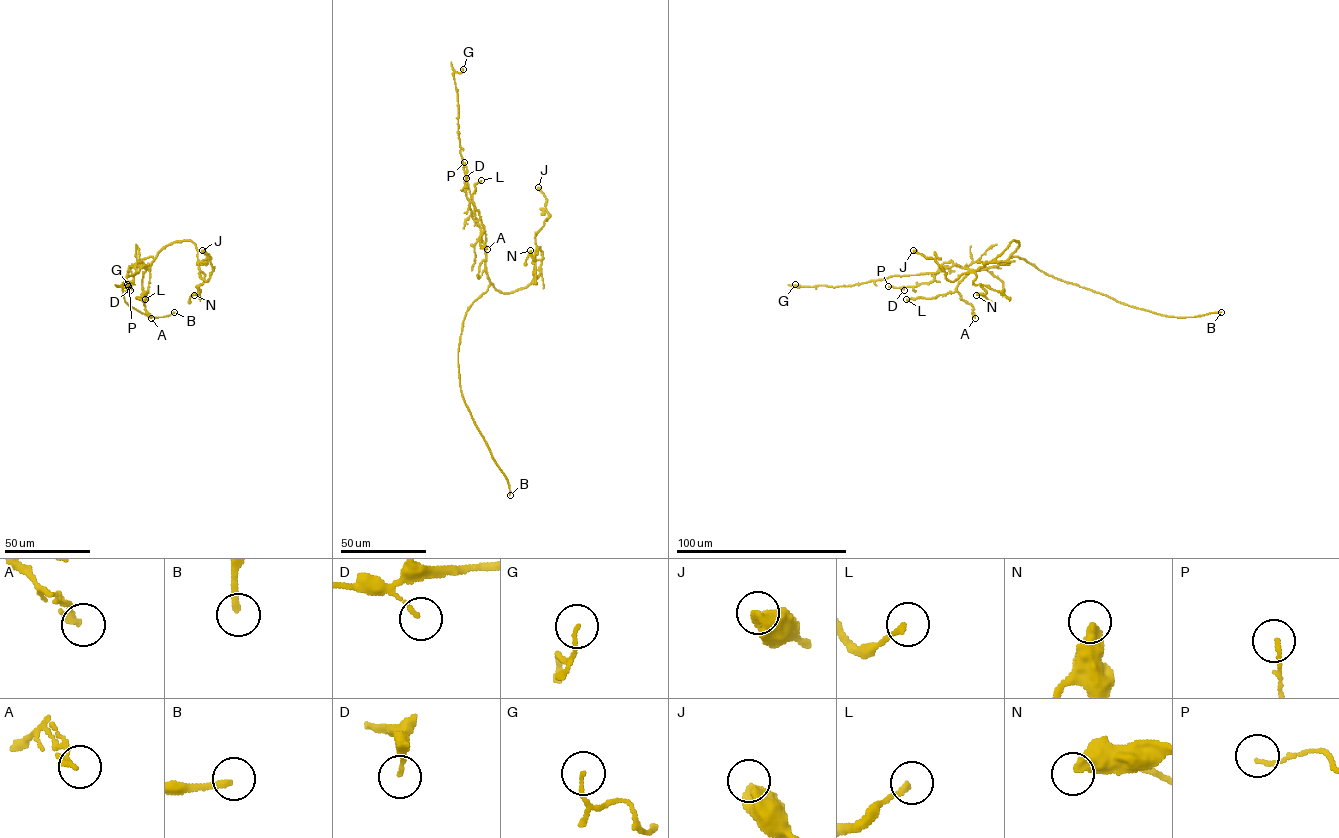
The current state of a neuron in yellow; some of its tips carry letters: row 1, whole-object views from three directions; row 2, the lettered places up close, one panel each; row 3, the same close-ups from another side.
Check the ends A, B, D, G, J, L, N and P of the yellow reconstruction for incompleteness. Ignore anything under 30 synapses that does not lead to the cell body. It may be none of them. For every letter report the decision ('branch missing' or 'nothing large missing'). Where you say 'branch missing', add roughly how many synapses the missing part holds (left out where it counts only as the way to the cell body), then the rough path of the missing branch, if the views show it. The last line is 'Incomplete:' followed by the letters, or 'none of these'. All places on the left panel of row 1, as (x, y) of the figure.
A: nothing large missing
B: branch missing; missing branch runs (174, 312), (165, 320), (156, 319)
D: nothing large missing
G: nothing large missing
J: nothing large missing
L: nothing large missing
N: nothing large missing
P: nothing large missing
Incomplete: B

